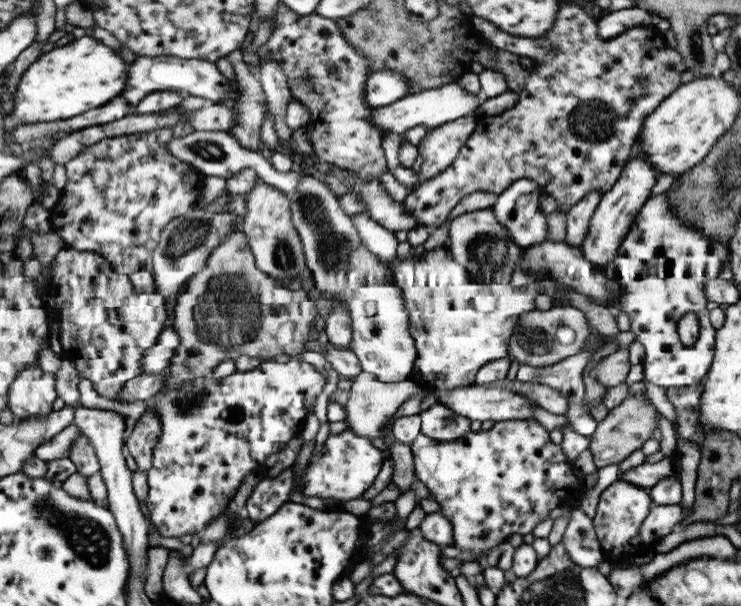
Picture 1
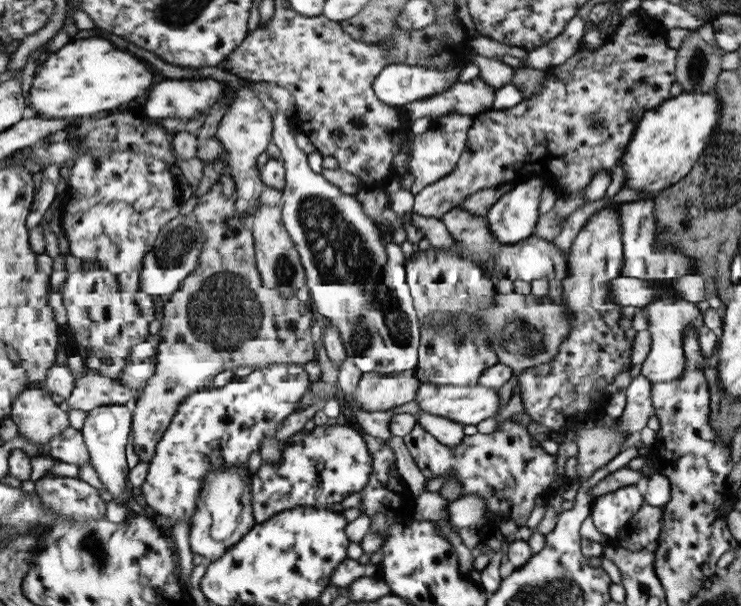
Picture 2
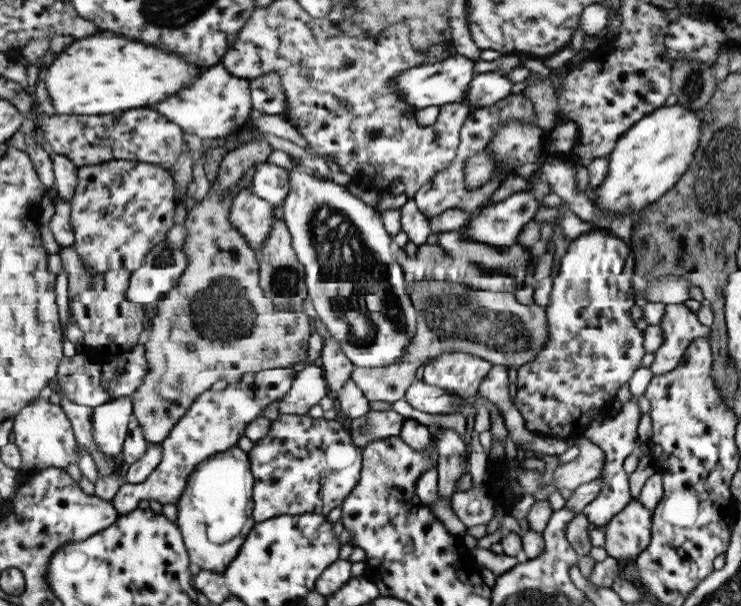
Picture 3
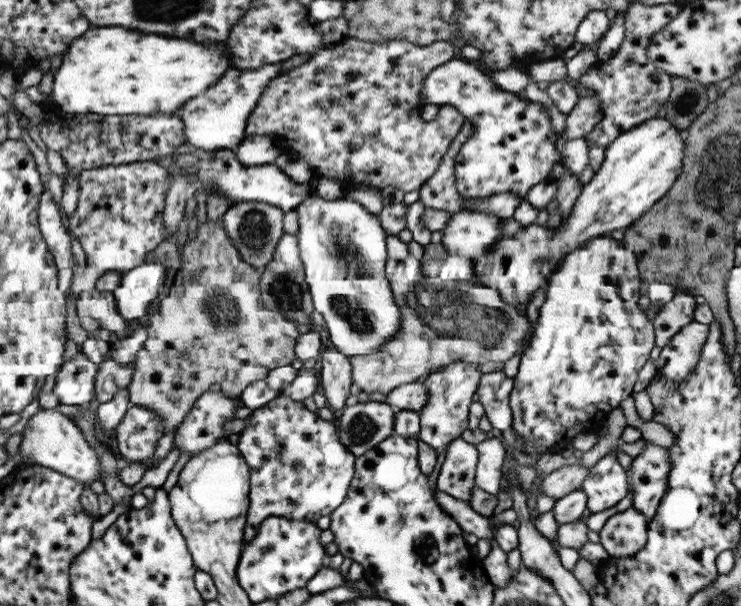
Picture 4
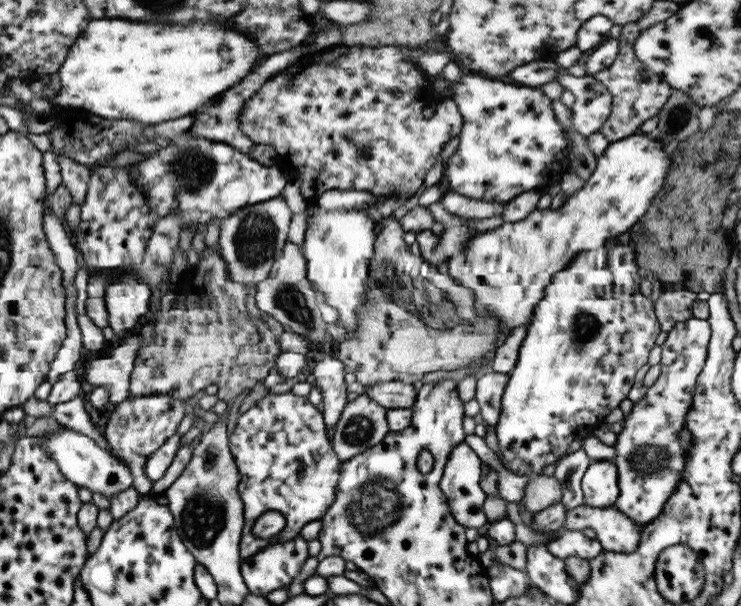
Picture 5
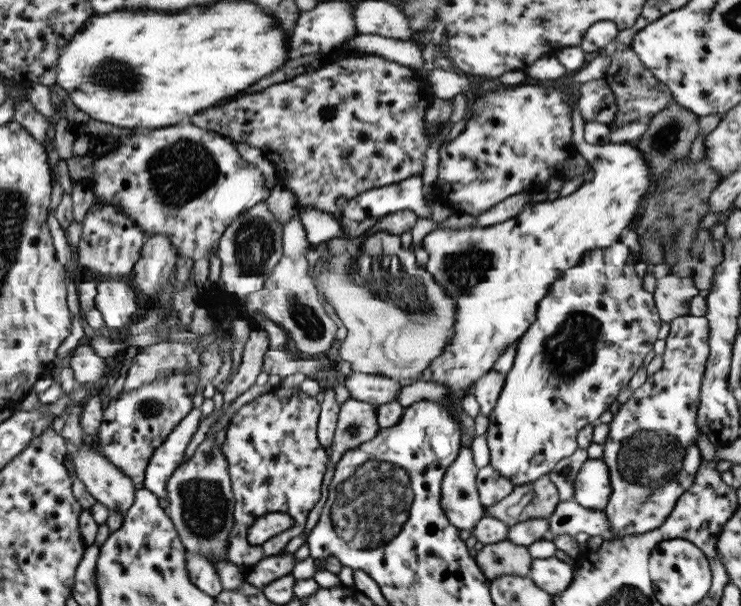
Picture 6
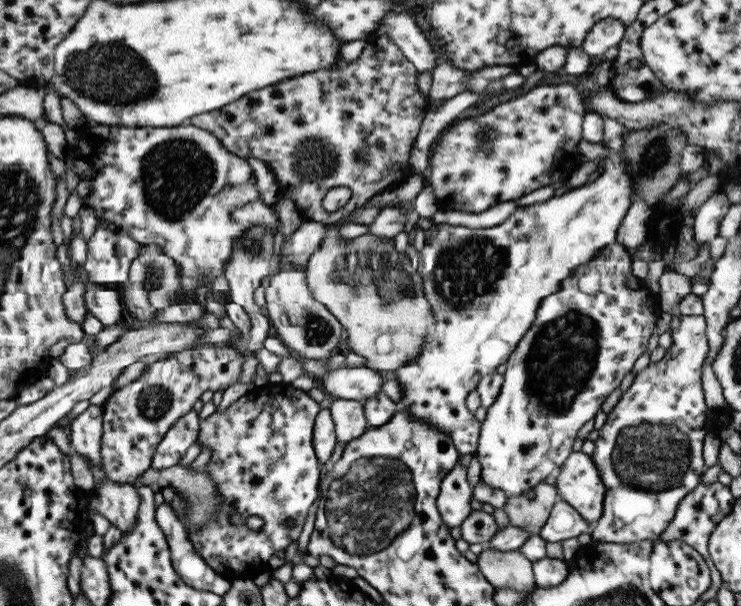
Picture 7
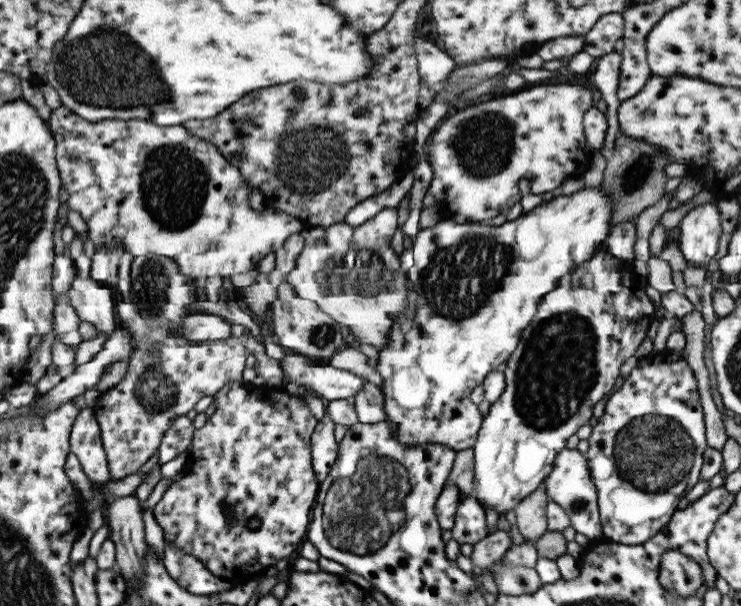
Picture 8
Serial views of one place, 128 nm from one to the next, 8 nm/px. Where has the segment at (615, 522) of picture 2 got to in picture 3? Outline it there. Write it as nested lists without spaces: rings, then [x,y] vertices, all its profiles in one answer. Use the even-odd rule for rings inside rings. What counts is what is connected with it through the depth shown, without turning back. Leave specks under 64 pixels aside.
[[[639,367],[631,375],[628,380],[628,387],[632,397],[621,405],[619,412],[613,417],[598,418],[591,421],[587,428],[581,433],[585,435],[589,442],[596,444],[604,454],[604,463],[598,476],[600,480],[600,489],[596,497],[582,508],[582,514],[588,520],[590,526],[603,528],[604,524],[617,514],[626,504],[629,504],[631,497],[629,496],[629,485],[627,479],[629,475],[623,469],[624,458],[634,450],[635,438],[637,438],[637,425],[639,422],[639,415],[641,412],[637,407],[637,396],[644,394],[647,383],[652,379],[651,369]]]

